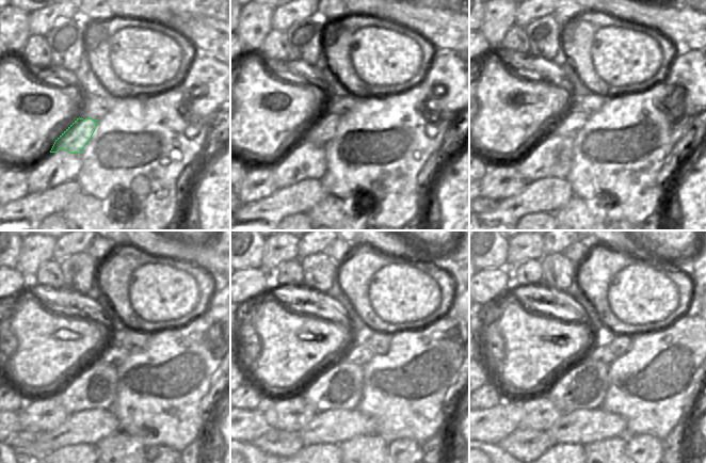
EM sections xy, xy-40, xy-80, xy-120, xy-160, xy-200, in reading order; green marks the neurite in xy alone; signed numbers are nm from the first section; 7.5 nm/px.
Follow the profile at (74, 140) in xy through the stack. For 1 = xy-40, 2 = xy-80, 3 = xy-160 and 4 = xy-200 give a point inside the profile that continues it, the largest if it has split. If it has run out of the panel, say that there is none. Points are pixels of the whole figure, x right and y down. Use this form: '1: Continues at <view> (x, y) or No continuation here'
1: Continues at xy-40 (324, 129)
2: Continues at xy-80 (567, 125)
3: Continues at xy-160 (358, 354)
4: Continues at xy-200 (598, 352)

